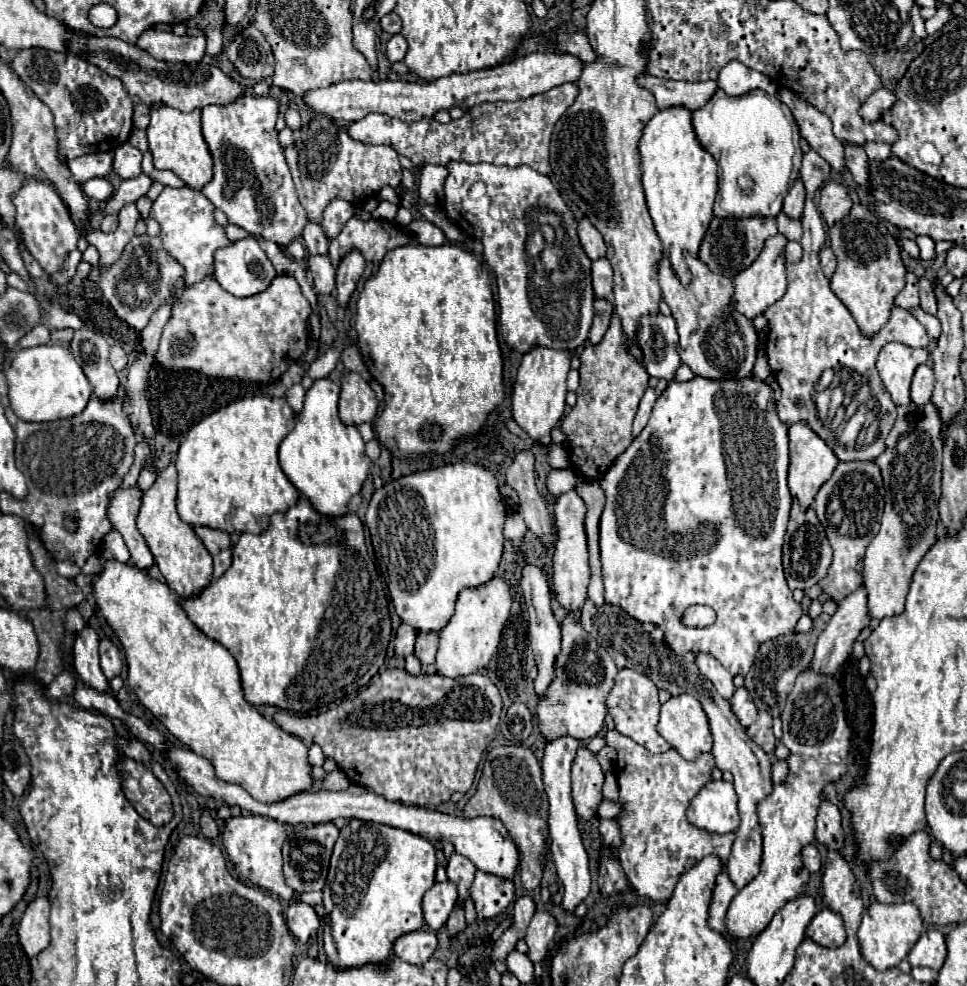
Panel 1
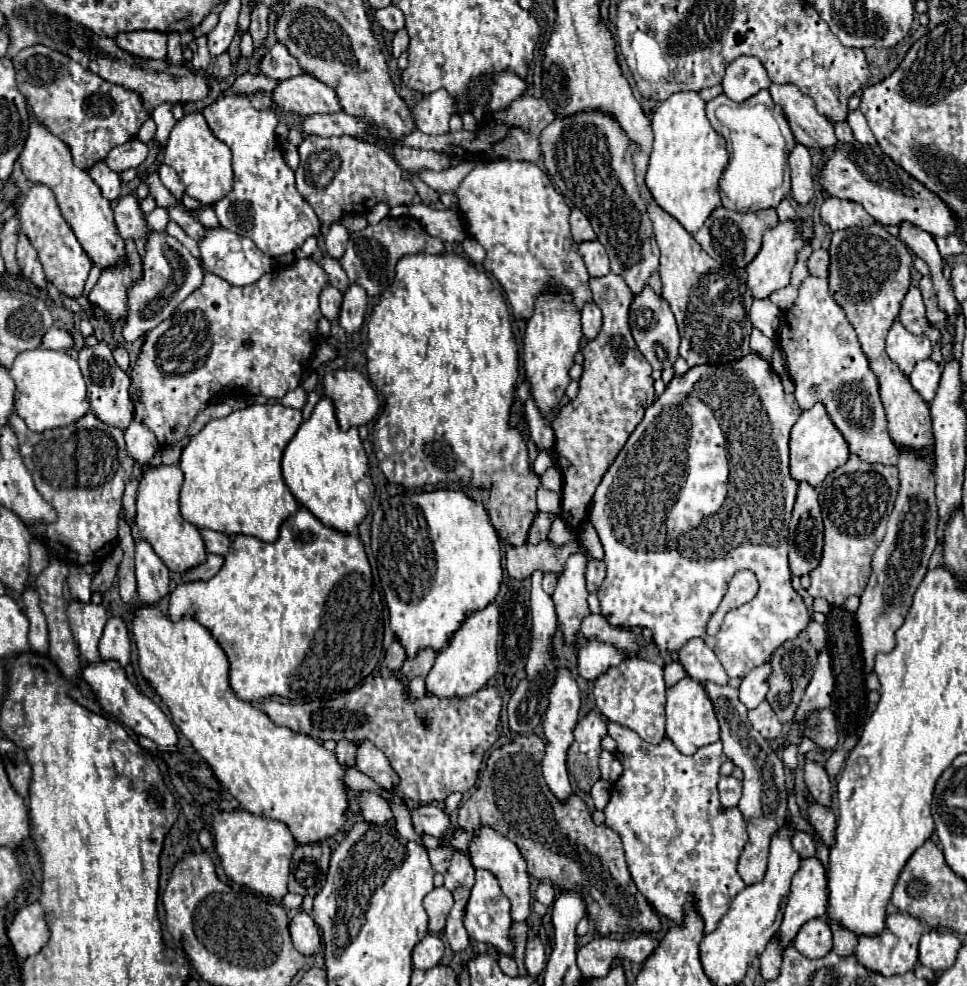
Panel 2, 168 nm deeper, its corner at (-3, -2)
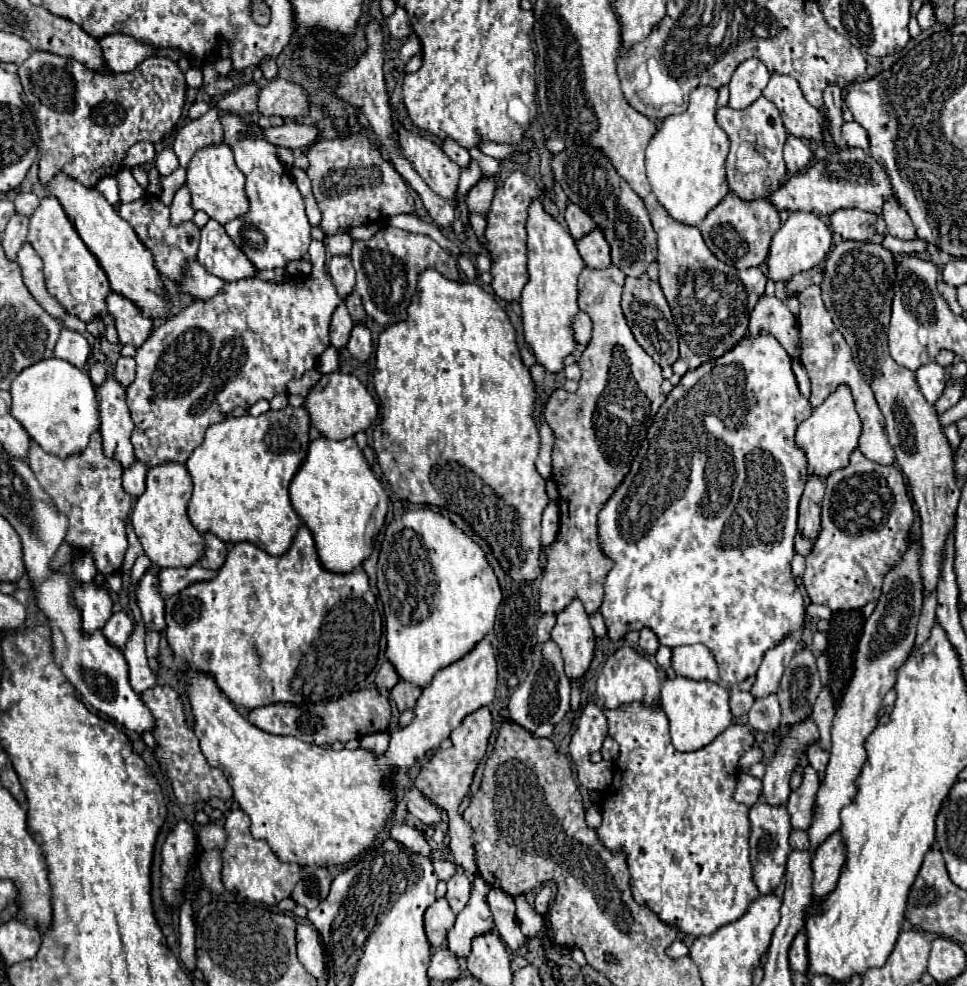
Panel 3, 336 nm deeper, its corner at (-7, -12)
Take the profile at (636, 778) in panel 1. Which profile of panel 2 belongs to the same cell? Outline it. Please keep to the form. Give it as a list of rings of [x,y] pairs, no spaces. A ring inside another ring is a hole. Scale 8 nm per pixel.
[[[608,722],[608,734],[618,742],[614,756],[620,760],[624,772],[612,784],[612,794],[608,806],[604,808],[604,816],[606,824],[622,838],[628,870],[636,888],[658,914],[668,916],[676,924],[684,922],[686,898],[692,896],[696,912],[704,920],[704,934],[714,932],[722,916],[728,912],[734,896],[746,888],[744,880],[738,876],[736,866],[744,844],[748,842],[746,822],[740,810],[724,810],[724,806],[720,806],[716,786],[720,780],[720,766],[728,760],[722,752],[722,740],[702,746],[694,754],[686,756],[676,750],[670,738],[664,738],[658,744],[648,744],[634,730],[628,730],[616,722]]]

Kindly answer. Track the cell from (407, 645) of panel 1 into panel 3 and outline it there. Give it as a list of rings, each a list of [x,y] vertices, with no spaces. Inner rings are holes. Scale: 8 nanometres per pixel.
[[[384,662],[382,664],[382,668],[378,670],[378,674],[376,674],[376,686],[382,686],[382,688],[394,688],[396,686],[396,682],[400,680],[400,676],[398,676],[398,672],[394,670],[394,666],[390,664],[390,662]]]

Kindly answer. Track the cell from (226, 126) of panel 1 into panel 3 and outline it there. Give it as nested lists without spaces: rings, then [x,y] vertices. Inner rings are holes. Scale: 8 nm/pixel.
[[[226,112],[220,116],[224,128],[224,142],[232,148],[238,168],[246,176],[246,196],[250,210],[224,224],[226,234],[234,244],[256,264],[258,270],[272,270],[300,260],[308,254],[310,222],[304,210],[304,196],[290,180],[286,168],[276,156],[276,146],[270,144],[256,122],[246,122],[242,116]]]

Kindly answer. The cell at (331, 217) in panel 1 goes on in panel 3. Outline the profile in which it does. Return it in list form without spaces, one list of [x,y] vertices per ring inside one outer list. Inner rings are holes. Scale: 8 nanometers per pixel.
[[[332,256],[330,264],[328,264],[328,272],[338,290],[338,296],[340,298],[348,296],[348,292],[352,292],[352,288],[354,288],[354,266],[352,266],[350,258],[348,256]]]

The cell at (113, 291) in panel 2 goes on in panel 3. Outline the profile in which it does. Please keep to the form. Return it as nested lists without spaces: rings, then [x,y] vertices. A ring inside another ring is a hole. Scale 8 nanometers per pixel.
[[[110,292],[106,296],[106,308],[114,318],[120,344],[132,344],[140,348],[140,344],[144,344],[144,340],[150,336],[152,320],[148,316],[142,316],[142,310],[132,300],[116,292]]]

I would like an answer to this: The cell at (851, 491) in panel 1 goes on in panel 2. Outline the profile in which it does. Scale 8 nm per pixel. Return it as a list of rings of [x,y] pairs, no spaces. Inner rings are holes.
[[[850,454],[848,462],[828,478],[824,478],[822,486],[822,518],[824,518],[824,550],[822,560],[816,570],[810,574],[808,594],[812,598],[824,598],[834,606],[846,602],[848,596],[860,596],[868,578],[872,574],[872,554],[886,534],[886,522],[894,508],[894,500],[898,496],[898,470],[896,466],[870,464],[860,456]]]

